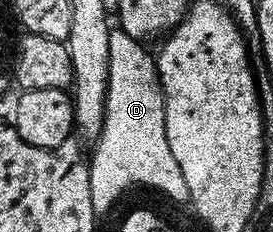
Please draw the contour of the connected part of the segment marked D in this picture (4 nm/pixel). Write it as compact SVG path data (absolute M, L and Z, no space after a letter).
M119 27L110 28L107 43L107 95L100 135L92 146L89 182L94 214L105 213L128 185L150 185L173 201L188 202L187 179L171 155L165 130L165 96L154 54Z

